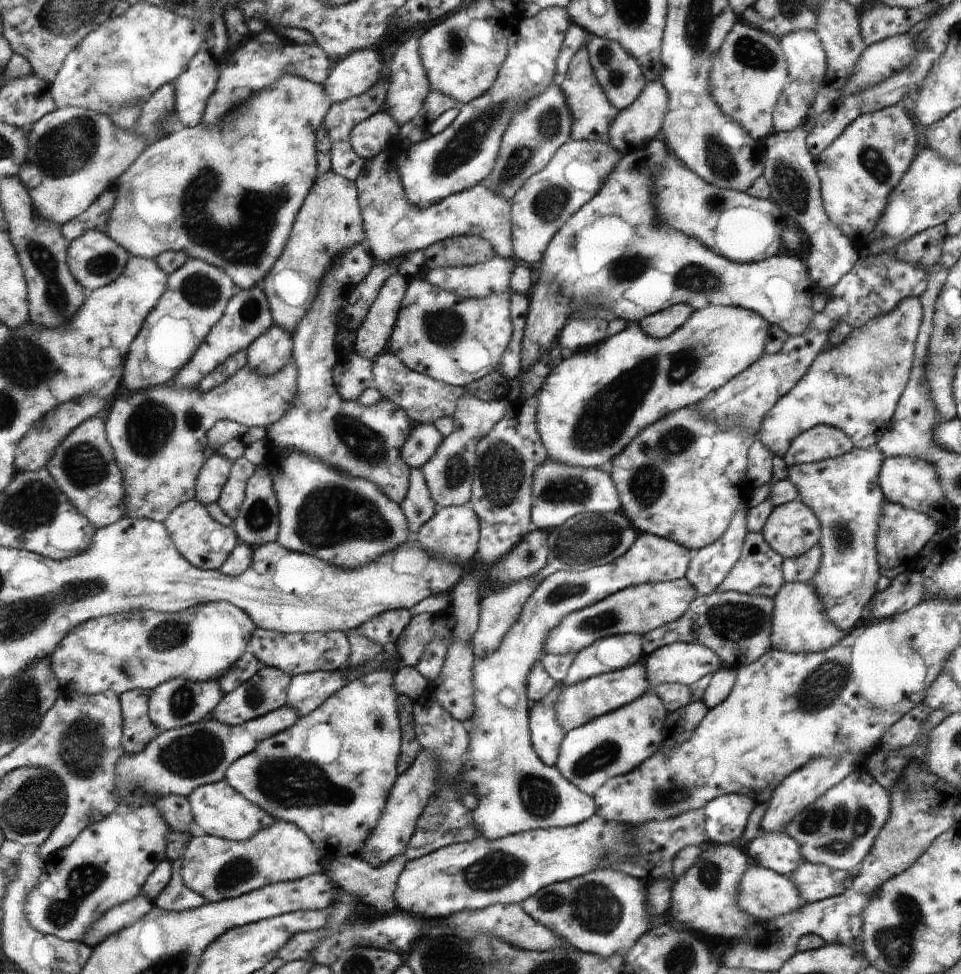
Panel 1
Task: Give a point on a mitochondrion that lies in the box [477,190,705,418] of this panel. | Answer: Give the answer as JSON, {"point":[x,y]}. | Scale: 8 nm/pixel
{"point":[626,269]}

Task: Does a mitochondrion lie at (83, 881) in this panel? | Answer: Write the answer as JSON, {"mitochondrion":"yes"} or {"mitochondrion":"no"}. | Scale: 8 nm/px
{"mitochondrion":"yes"}

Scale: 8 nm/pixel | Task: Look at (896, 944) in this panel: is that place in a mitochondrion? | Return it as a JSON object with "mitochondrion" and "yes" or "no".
{"mitochondrion":"yes"}

